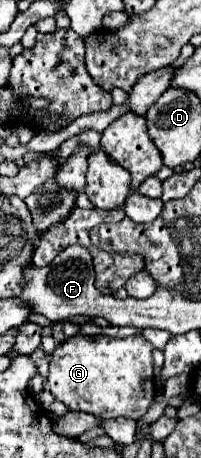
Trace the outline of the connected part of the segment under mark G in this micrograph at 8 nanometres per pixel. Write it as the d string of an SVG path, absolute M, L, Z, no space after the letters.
M76 334L68 338L66 342L58 344L54 354L50 356L50 374L46 380L46 388L64 402L70 410L76 412L90 412L100 418L132 418L140 420L148 406L152 404L156 396L156 386L154 386L154 374L152 374L152 344L144 340L142 336L130 336L124 340L110 338L110 336L84 336Z

